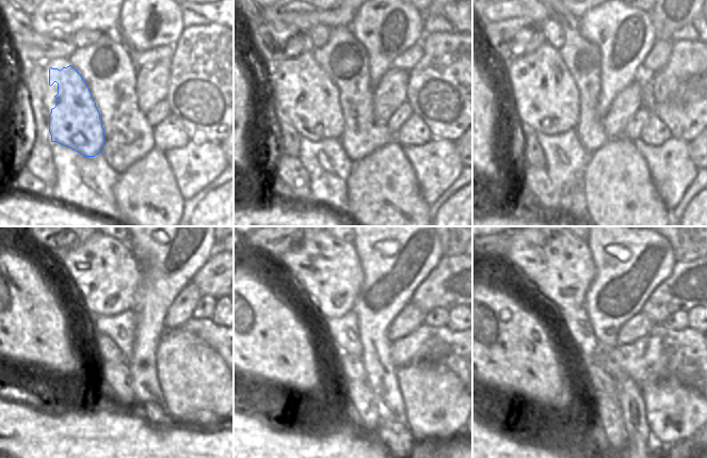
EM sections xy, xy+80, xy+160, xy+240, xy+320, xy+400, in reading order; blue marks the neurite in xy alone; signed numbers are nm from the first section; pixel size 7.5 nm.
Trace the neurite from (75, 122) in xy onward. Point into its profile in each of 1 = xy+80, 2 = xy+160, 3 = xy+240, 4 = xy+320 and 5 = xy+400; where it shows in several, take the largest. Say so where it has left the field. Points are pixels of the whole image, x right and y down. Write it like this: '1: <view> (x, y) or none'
1: xy+80 (317, 115)
2: xy+160 (558, 110)
3: xy+240 (91, 269)
4: xy+320 (322, 269)
5: xy+400 (560, 265)

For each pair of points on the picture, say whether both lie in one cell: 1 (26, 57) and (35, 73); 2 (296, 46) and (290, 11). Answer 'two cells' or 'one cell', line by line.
1: two cells
2: two cells

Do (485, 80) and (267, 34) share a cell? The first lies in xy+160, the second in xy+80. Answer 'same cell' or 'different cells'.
same cell

